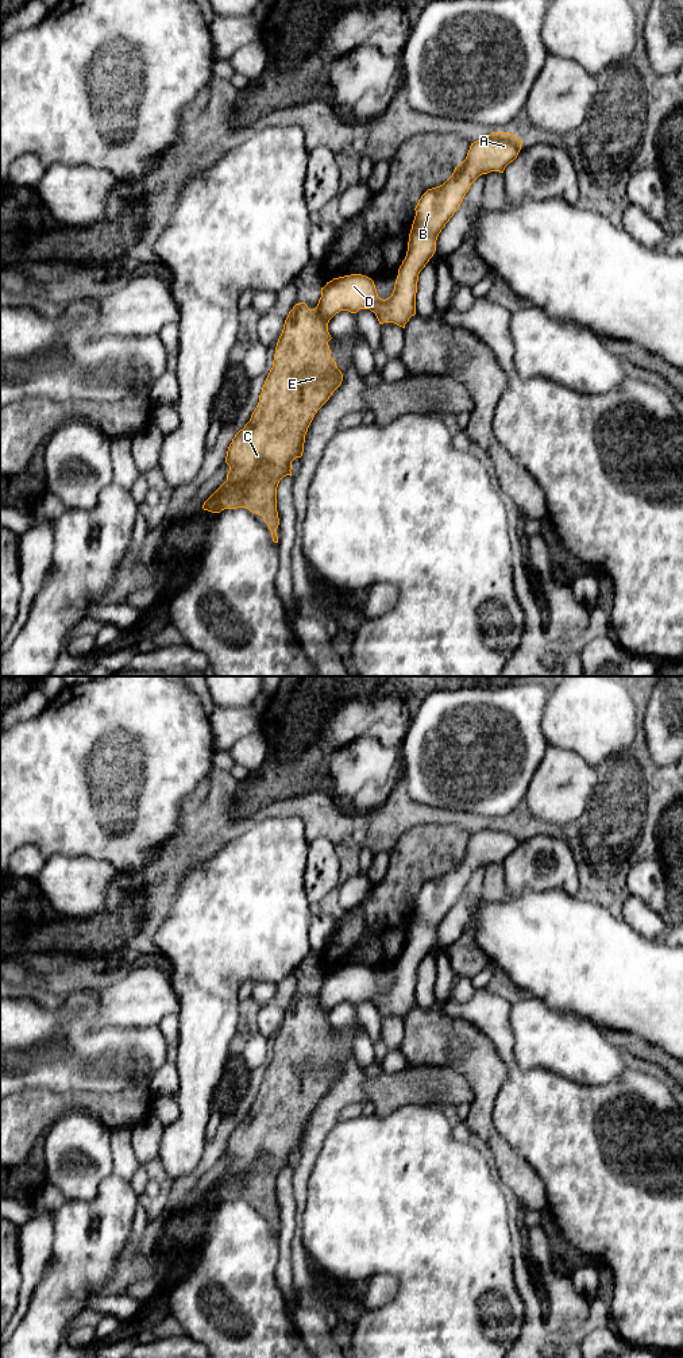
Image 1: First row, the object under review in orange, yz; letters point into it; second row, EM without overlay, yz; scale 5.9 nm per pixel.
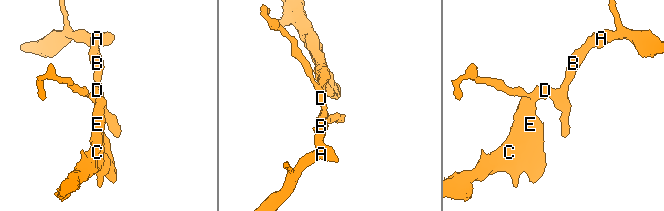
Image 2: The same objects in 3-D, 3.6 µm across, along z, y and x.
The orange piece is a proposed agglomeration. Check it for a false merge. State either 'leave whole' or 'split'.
split

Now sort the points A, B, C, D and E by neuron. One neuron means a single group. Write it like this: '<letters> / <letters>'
A B D / C E

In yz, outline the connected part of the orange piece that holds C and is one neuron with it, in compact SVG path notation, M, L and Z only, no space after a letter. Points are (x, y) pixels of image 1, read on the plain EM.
M305 994L296 995L289 1003L282 1025L278 1030L273 1058L265 1072L259 1093L250 1112L240 1120L228 1138L225 1154L229 1157L227 1172L204 1193L202 1200L220 1204L224 1200L246 1199L263 1208L274 1234L278 1234L277 1219L279 1216L277 1203L277 1178L279 1172L290 1166L292 1153L304 1143L305 1126L317 1102L329 1091L342 1076L343 1065L331 1049L328 1033L331 1031L328 1014L325 1014L317 998L309 1000Z

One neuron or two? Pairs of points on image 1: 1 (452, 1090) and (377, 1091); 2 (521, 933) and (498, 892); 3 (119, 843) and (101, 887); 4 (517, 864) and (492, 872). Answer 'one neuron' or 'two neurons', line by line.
1: one neuron
2: two neurons
3: two neurons
4: two neurons

